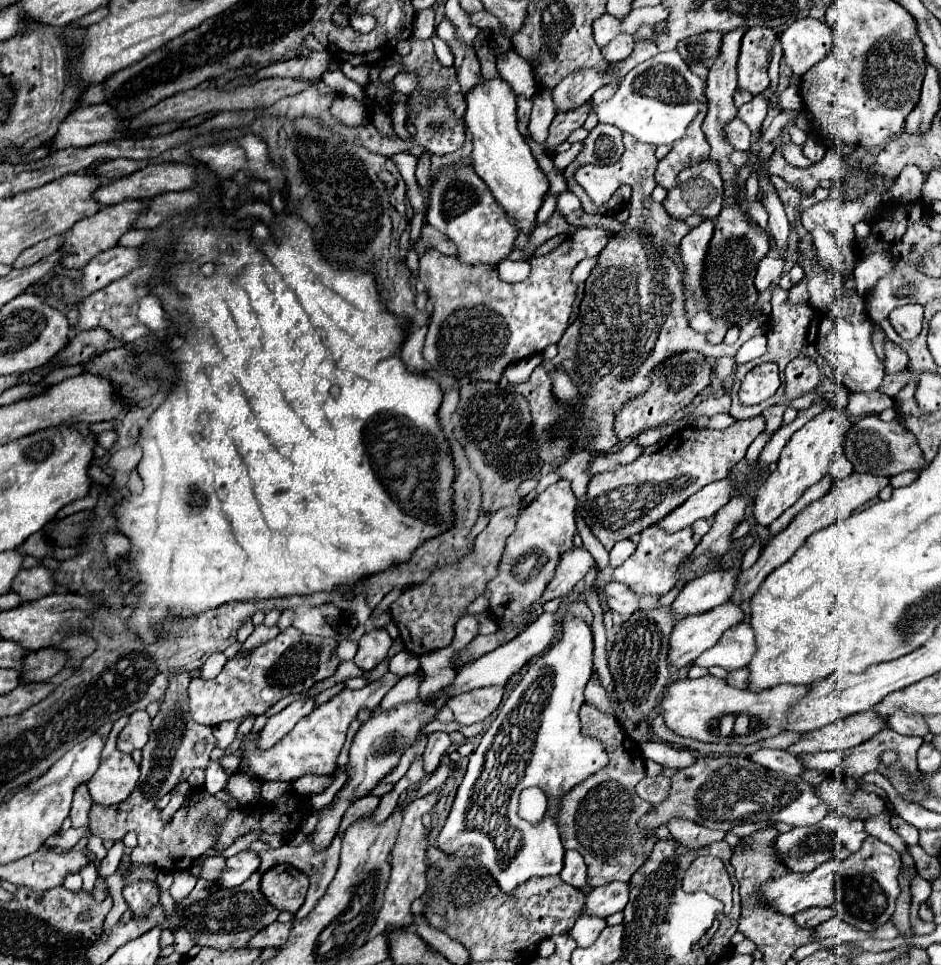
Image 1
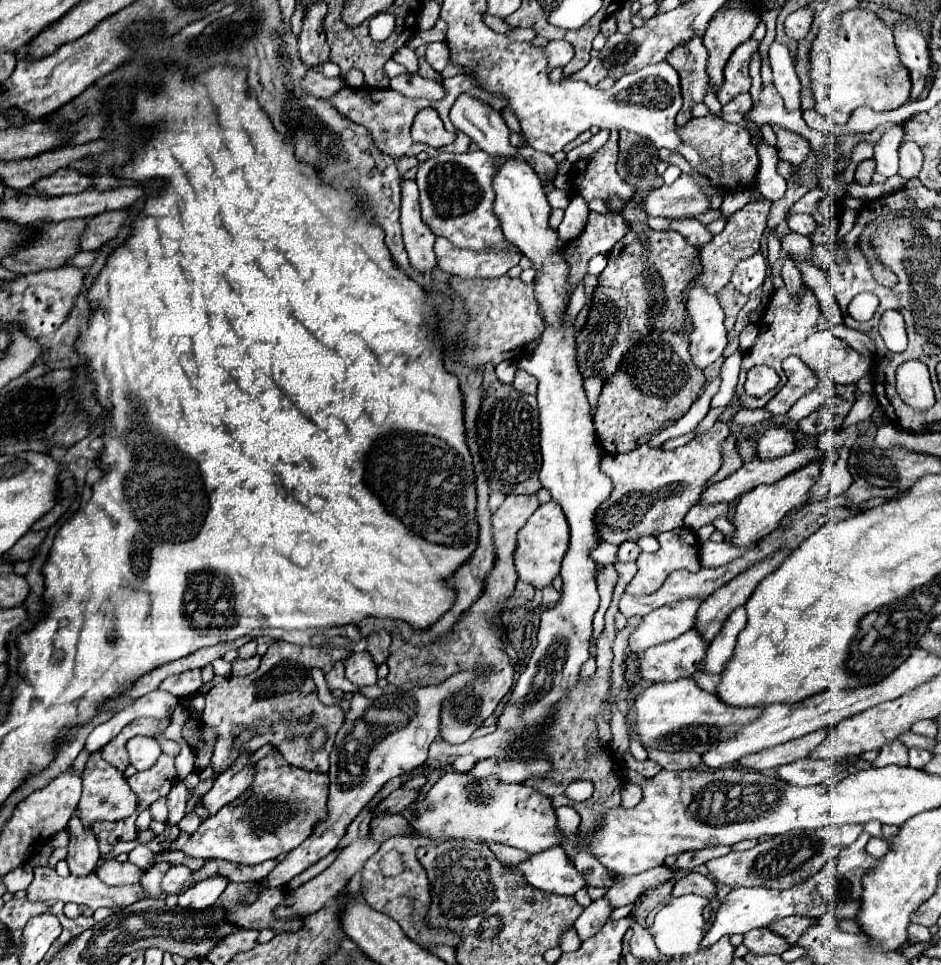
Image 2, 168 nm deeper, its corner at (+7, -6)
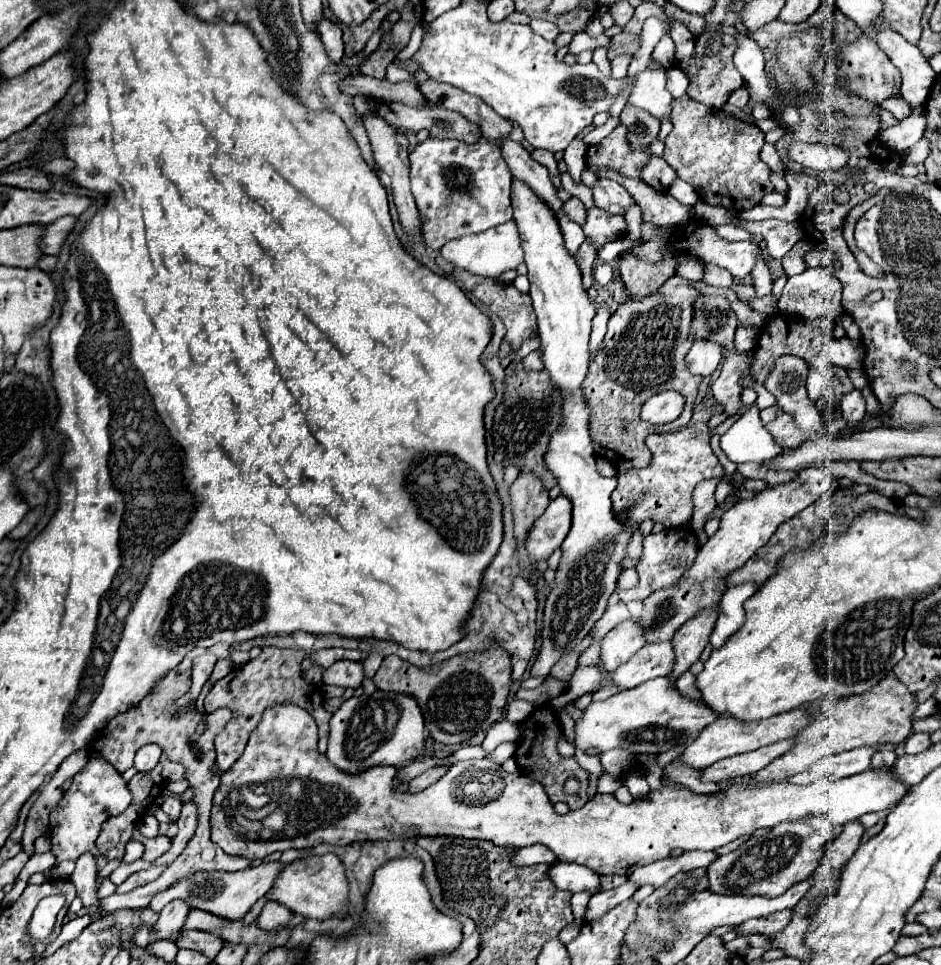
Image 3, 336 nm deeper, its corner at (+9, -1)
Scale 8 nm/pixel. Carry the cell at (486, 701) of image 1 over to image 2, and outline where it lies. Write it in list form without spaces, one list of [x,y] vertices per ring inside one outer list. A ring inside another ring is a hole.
[[[508,495],[500,509],[494,513],[494,537],[496,537],[496,547],[498,547],[498,559],[494,563],[494,571],[490,571],[486,579],[486,595],[462,615],[460,625],[454,627],[452,635],[442,639],[440,643],[416,649],[408,643],[404,643],[398,635],[392,637],[390,645],[390,657],[388,657],[388,683],[390,685],[404,685],[412,683],[416,687],[428,687],[428,685],[438,685],[452,677],[456,671],[466,671],[466,669],[484,669],[484,675],[472,681],[466,689],[464,695],[454,695],[442,703],[442,713],[440,713],[440,735],[446,743],[464,743],[472,737],[476,729],[482,727],[482,723],[496,711],[498,703],[504,699],[506,693],[510,693],[514,685],[514,667],[510,663],[510,657],[504,651],[504,641],[506,641],[506,629],[494,623],[494,617],[500,617],[508,597],[514,593],[518,575],[514,569],[514,551],[516,551],[516,535],[528,521],[528,517],[538,509],[540,501],[536,495]]]

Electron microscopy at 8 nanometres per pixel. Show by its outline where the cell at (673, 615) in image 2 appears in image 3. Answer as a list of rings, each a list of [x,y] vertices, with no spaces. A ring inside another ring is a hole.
[[[634,618],[618,624],[602,638],[602,668],[614,672],[618,666],[628,662],[642,646],[646,646],[644,628]]]

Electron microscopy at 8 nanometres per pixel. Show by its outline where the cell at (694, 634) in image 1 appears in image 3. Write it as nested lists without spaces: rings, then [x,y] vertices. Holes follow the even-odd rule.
[[[670,640],[646,644],[626,664],[622,664],[614,672],[612,680],[620,690],[632,688],[632,686],[648,682],[652,678],[658,678],[658,676],[670,676],[672,662],[676,662],[676,654],[672,650]]]

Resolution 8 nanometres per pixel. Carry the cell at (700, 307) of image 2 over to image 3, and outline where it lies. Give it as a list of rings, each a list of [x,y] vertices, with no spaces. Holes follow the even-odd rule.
[[[694,340],[690,352],[686,354],[686,366],[692,374],[698,376],[710,376],[716,366],[722,360],[722,352],[724,348],[718,342],[712,340]]]

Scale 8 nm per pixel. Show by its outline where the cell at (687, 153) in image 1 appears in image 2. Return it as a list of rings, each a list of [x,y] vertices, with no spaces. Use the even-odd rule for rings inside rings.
[[[694,37],[686,47],[678,47],[678,51],[672,51],[666,61],[678,71],[680,87],[682,87],[682,109],[676,117],[678,125],[684,125],[690,121],[692,105],[704,101],[706,89],[708,89],[708,53],[702,45],[702,37]]]

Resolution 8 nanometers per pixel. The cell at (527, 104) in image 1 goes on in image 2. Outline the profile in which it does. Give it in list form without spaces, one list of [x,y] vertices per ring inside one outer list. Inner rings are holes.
[[[528,145],[524,147],[524,149],[520,149],[520,155],[522,155],[522,159],[538,173],[538,177],[542,179],[542,183],[546,185],[550,179],[554,179],[554,175],[556,175],[556,161],[554,161],[554,157],[552,155],[548,155],[548,153],[538,153],[538,151],[534,151],[534,149],[530,149]]]

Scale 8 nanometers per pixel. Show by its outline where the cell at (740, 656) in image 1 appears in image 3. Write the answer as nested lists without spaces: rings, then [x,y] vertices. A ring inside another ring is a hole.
[[[740,584],[740,586],[730,586],[722,598],[720,598],[720,616],[714,626],[714,632],[710,636],[712,648],[720,648],[726,638],[730,638],[744,622],[746,622],[746,612],[744,612],[744,602],[758,590],[756,584]]]

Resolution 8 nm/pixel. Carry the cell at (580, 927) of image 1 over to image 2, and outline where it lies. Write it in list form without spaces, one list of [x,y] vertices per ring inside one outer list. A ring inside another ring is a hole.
[[[598,899],[598,901],[594,901],[590,907],[586,907],[582,911],[582,915],[574,923],[574,927],[578,931],[578,937],[582,941],[588,939],[590,935],[594,935],[594,931],[598,931],[610,919],[610,913],[612,913],[610,907],[612,905],[610,905],[608,899]]]

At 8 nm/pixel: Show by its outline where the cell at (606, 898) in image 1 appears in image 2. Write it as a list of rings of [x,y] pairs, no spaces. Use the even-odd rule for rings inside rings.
[[[656,867],[656,869],[650,869],[650,871],[644,871],[644,873],[638,873],[638,875],[632,875],[632,877],[624,877],[620,879],[618,883],[614,883],[608,893],[606,893],[606,899],[610,899],[612,907],[622,907],[622,905],[628,905],[628,903],[634,903],[642,893],[646,893],[648,889],[654,889],[654,887],[660,887],[664,885],[666,881],[670,881],[676,873],[676,867]]]

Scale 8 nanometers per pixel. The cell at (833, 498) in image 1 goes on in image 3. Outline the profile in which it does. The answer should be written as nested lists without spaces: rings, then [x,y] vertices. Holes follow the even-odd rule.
[[[718,604],[712,608],[704,608],[700,614],[684,622],[684,626],[678,628],[678,632],[672,638],[674,650],[676,650],[676,662],[672,670],[672,680],[676,680],[682,672],[686,672],[696,660],[700,660],[702,650],[708,644],[708,638],[714,630],[718,618]]]

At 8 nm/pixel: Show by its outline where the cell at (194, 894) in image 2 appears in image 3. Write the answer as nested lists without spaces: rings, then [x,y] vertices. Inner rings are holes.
[[[170,902],[168,906],[164,906],[164,910],[160,912],[160,918],[156,922],[156,940],[166,940],[172,938],[174,934],[178,934],[184,926],[184,918],[188,916],[192,908],[188,906],[188,902]]]

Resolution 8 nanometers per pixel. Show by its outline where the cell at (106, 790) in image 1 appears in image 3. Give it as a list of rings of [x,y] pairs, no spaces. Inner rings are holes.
[[[96,756],[90,758],[88,764],[74,776],[64,802],[50,814],[50,844],[52,854],[62,860],[76,860],[84,852],[96,854],[94,840],[98,838],[100,826],[110,818],[118,816],[132,804],[132,792],[128,790],[128,782],[120,776],[120,772],[106,762],[104,758]]]

